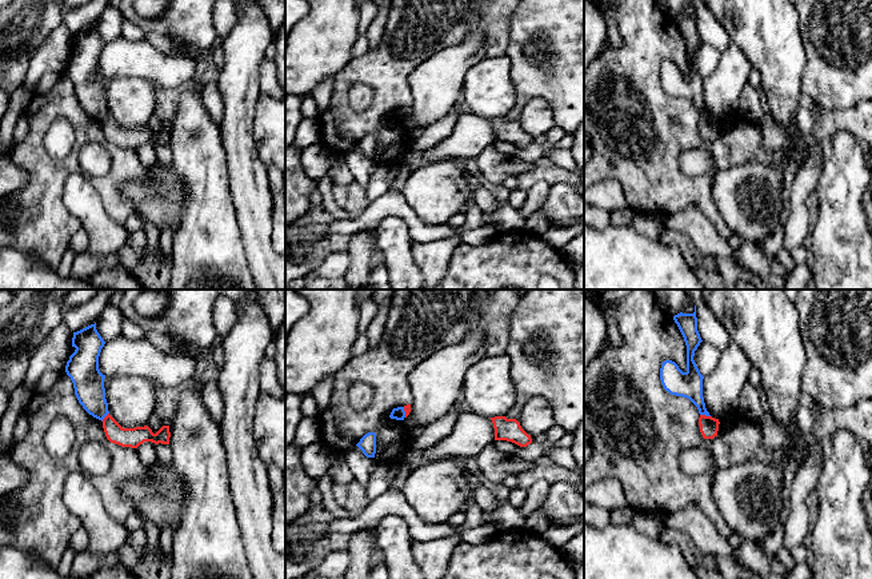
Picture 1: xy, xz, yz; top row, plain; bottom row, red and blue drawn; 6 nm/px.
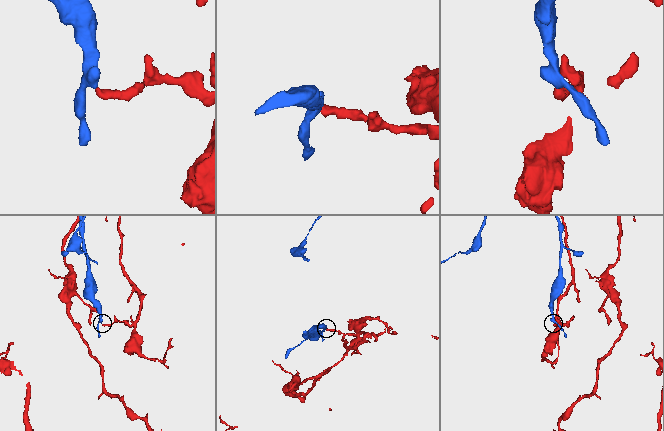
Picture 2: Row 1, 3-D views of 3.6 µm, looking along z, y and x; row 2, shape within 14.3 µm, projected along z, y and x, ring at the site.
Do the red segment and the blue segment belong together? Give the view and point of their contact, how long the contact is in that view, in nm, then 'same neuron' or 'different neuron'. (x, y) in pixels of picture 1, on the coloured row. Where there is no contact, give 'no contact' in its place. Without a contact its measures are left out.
yz (704, 415) | 70 nm | different neuron

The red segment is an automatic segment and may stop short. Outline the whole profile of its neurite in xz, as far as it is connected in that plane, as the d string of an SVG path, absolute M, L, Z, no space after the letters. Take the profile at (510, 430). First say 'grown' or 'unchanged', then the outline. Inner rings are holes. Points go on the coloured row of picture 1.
unchanged; M505 416L491 418L495 428L495 440L512 442L520 447L527 447L532 443L528 435L516 419L507 419Z

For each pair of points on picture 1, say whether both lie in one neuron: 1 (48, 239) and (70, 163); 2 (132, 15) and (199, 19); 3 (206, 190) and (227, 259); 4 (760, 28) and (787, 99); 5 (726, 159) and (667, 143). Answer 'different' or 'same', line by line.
1: same
2: same
3: same
4: same
5: same

